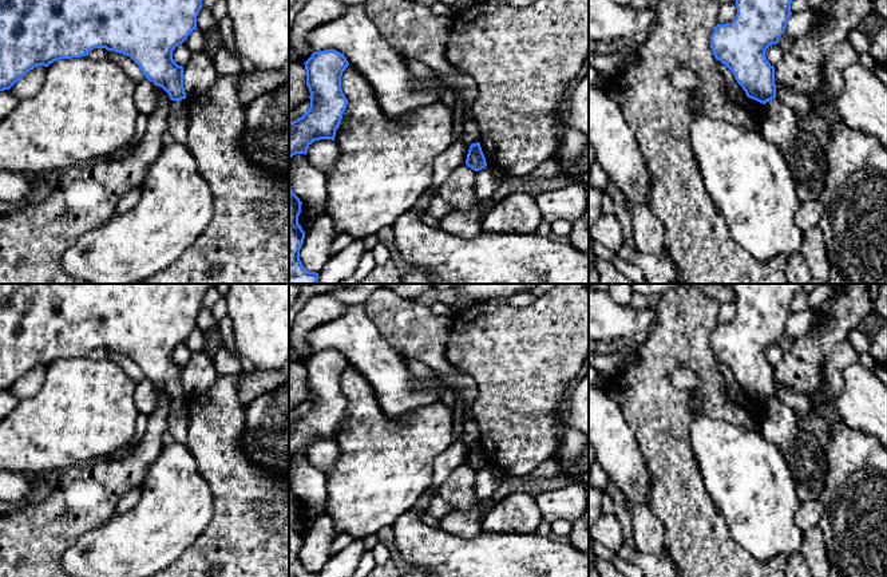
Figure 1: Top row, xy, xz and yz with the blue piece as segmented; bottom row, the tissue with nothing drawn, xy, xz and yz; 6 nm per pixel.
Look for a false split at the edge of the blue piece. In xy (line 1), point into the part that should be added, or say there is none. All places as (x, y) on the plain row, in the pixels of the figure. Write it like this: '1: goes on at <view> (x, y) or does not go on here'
1: does not go on here

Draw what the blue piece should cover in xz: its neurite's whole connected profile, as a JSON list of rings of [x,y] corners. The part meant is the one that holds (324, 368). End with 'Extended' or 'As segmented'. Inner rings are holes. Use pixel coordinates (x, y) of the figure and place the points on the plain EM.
[[[336,349],[313,352],[304,364],[306,369],[306,386],[310,392],[310,407],[301,418],[289,422],[289,461],[296,454],[306,455],[309,444],[314,440],[334,440],[336,430],[341,423],[348,404],[348,399],[341,390],[341,376],[349,365],[344,353]]]. As segmented

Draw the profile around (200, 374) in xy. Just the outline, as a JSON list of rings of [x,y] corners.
[[[202,349],[193,352],[189,363],[183,367],[183,387],[186,398],[209,390],[218,374],[213,359]]]

